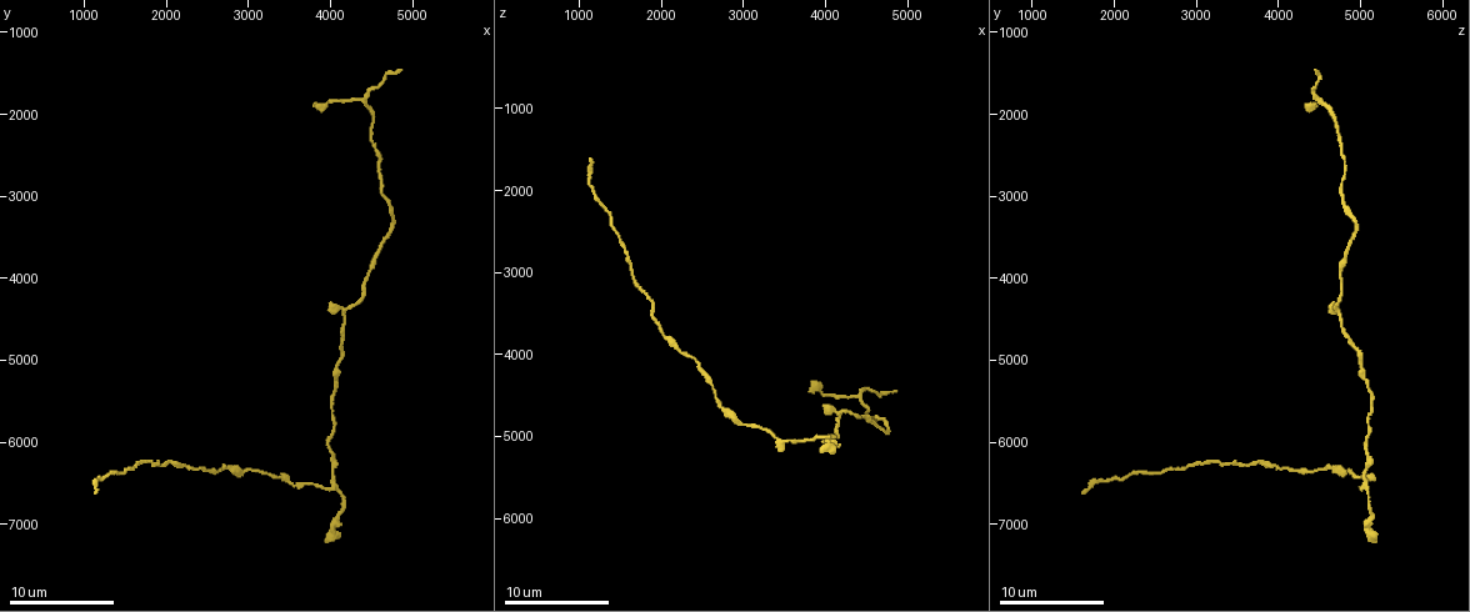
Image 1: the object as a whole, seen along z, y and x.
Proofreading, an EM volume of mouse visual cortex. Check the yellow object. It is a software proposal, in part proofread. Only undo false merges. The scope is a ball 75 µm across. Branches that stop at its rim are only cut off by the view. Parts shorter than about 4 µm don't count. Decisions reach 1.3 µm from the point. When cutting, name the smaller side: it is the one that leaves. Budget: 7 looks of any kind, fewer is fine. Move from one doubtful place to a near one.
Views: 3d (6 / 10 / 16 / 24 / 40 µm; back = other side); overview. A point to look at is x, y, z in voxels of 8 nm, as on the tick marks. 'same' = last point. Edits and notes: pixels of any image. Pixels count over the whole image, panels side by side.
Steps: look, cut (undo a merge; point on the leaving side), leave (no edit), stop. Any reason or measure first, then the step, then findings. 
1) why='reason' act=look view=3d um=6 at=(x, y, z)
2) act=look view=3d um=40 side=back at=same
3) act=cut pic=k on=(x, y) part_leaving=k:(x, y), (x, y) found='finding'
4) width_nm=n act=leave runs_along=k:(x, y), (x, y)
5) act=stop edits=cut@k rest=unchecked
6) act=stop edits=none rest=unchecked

why='calibre changes' act=look view=3d um=10 at=(4700, 3050, 4750)

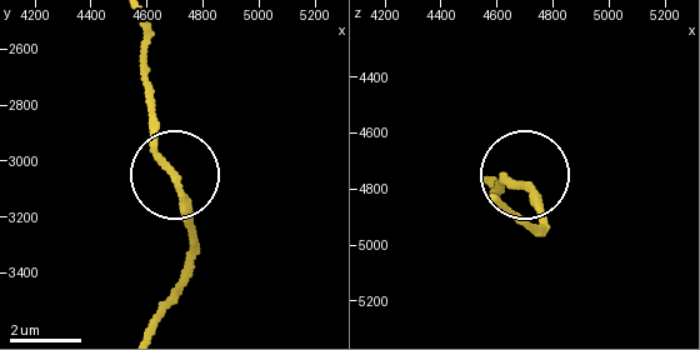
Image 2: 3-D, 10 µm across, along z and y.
act=leave runs_along=2:(149, 323), (185, 269), (188, 206), (155, 143), (146, 93) found='one neuron here'

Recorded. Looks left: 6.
why='sudden change in width' act=look view=3d um=16 at=(2750, 6350, 4650)

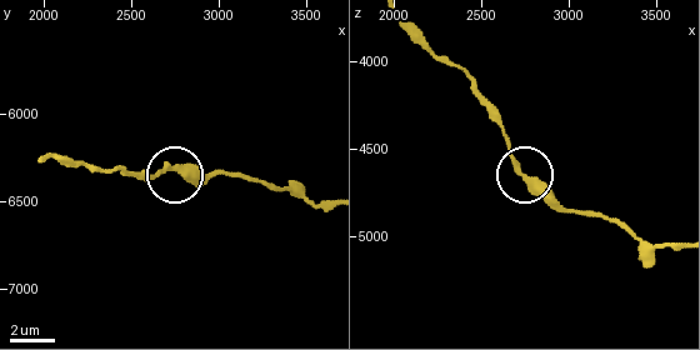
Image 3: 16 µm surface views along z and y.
act=look view=3d um=16 side=back at=(2700, 6320, 4600)

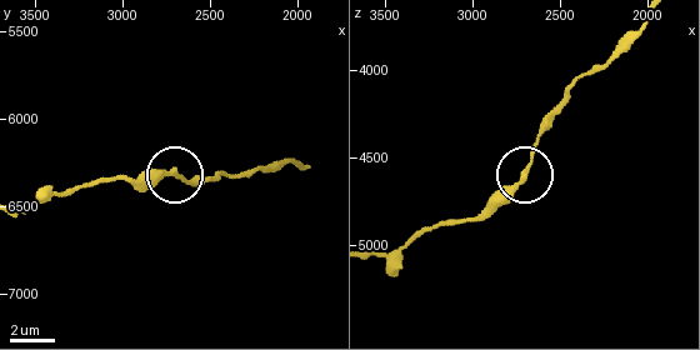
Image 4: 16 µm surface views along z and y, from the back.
act=leave runs_along=4:(374, 254), (485, 215), (523, 176), (550, 110) found='all the same neuron'

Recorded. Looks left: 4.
act=look view=3d um=6 at=(3300, 6400, 4950)

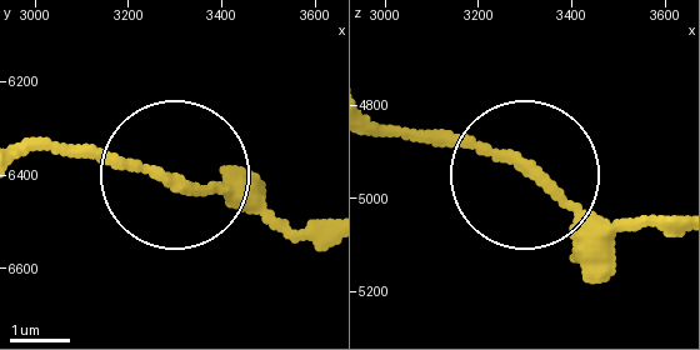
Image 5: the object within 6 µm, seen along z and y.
act=leave runs_along=5:(678, 224), (603, 224), (529, 169), (399, 134) found='continuous, no second neuron'

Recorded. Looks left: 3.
why='a fork' act=look view=3d um=6 at=(4100, 6550, 5050)

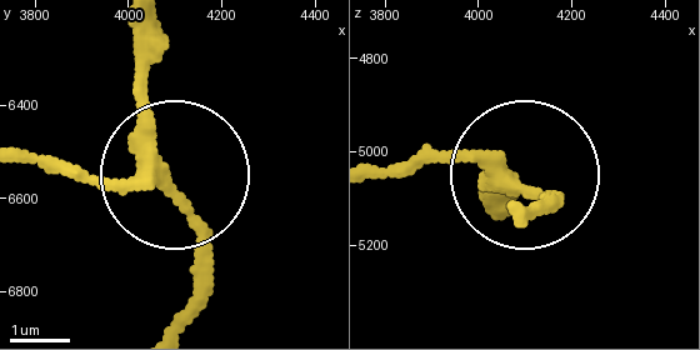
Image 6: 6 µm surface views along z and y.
width_nm=250 act=leave runs_along=6:(134, 28), (149, 146), (188, 221), (203, 306) found='one neuron here'

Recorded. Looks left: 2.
act=stop edits=none rest=unchecked

